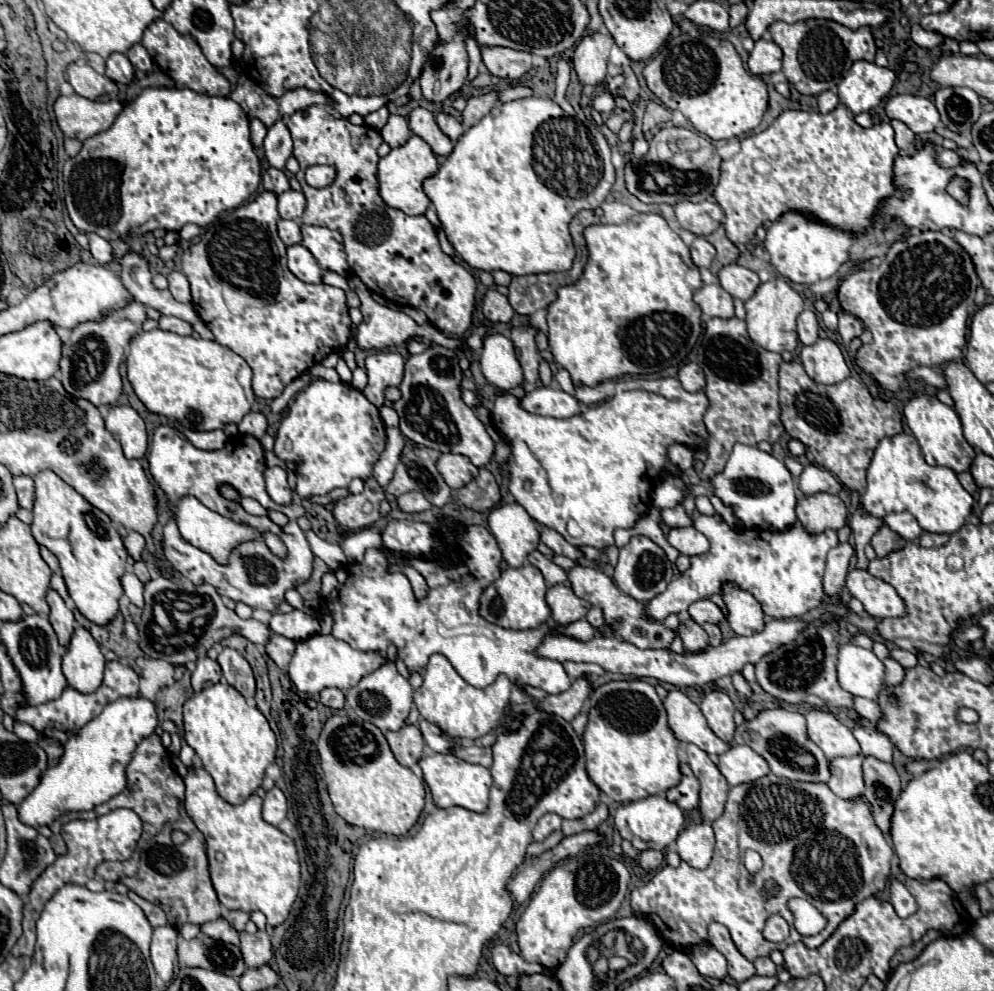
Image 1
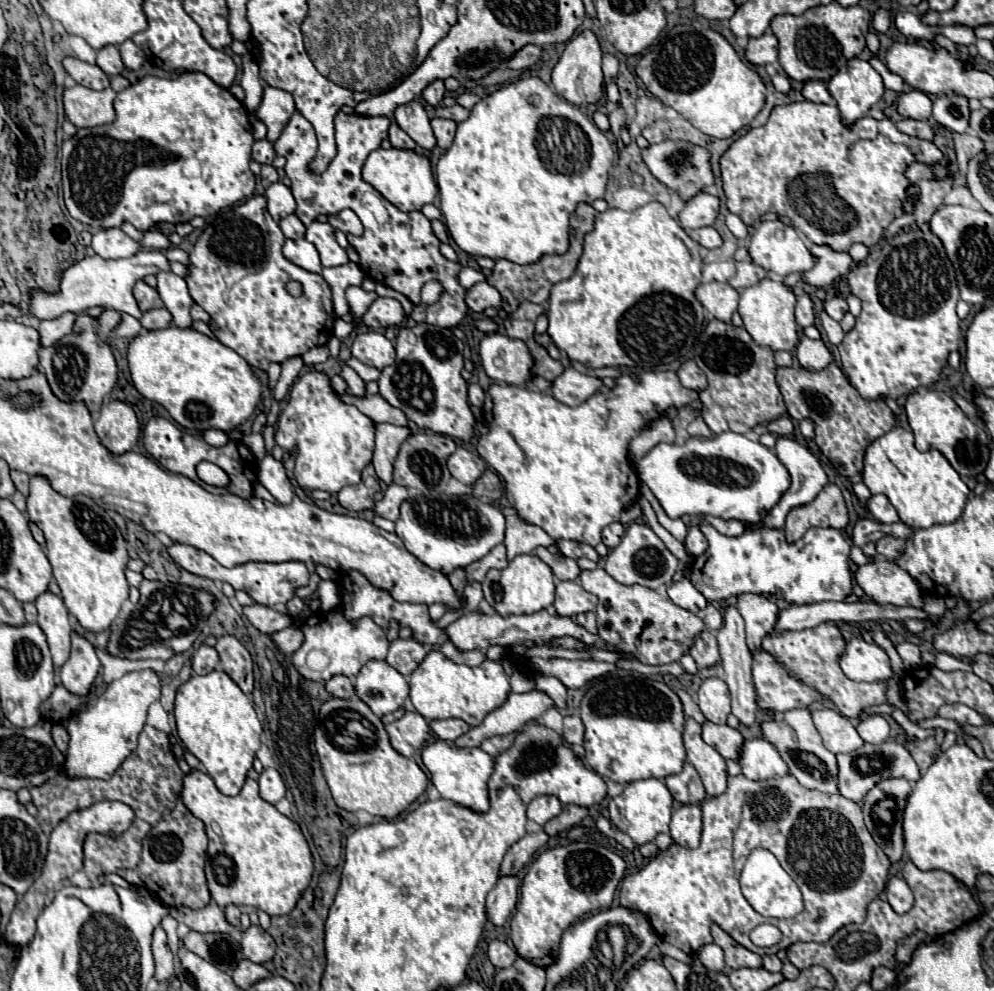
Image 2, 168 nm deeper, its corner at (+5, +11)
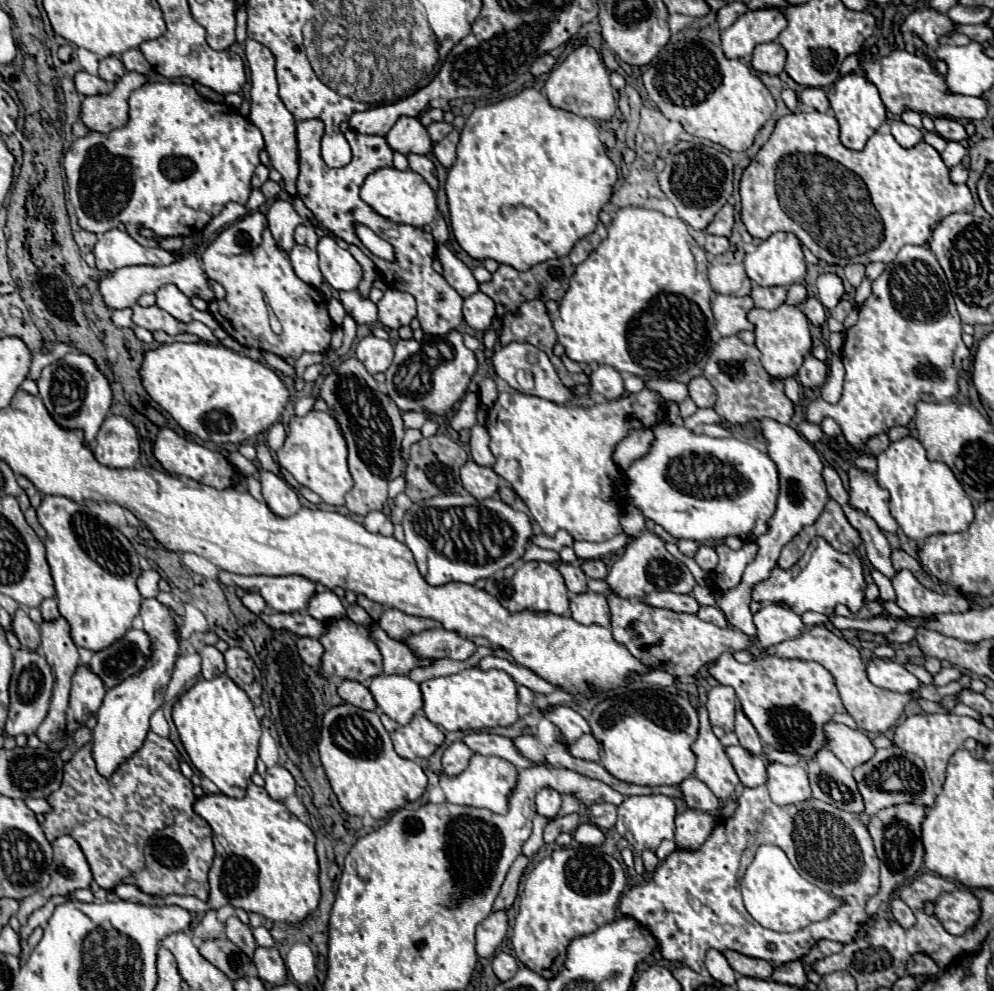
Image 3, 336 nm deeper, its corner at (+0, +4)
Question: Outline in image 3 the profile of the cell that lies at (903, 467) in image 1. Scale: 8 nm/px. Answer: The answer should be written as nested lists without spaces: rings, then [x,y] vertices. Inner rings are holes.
[[[906,436],[892,442],[882,454],[878,454],[876,460],[878,486],[890,492],[890,512],[910,540],[968,530],[974,520],[974,508],[968,494],[944,462],[932,462],[926,458],[924,448],[916,438]]]

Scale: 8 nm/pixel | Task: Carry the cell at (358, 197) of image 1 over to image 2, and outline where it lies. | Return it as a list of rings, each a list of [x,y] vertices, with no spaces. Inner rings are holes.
[[[295,113],[289,119],[287,127],[283,129],[281,137],[275,141],[273,149],[277,155],[287,159],[285,175],[291,179],[291,191],[297,201],[295,215],[305,225],[309,225],[311,221],[315,221],[319,213],[335,215],[341,209],[355,211],[365,227],[365,235],[363,237],[347,235],[347,239],[359,253],[359,265],[365,271],[365,275],[381,285],[387,285],[403,293],[413,305],[419,305],[421,301],[419,297],[421,287],[427,281],[437,279],[445,287],[445,293],[439,303],[425,307],[427,323],[435,327],[453,329],[467,315],[467,305],[463,301],[465,289],[457,283],[457,273],[461,265],[447,261],[439,253],[439,239],[433,235],[431,223],[421,211],[409,211],[409,213],[399,211],[361,177],[361,169],[367,155],[379,149],[381,141],[387,139],[389,125],[391,121],[387,117],[363,117],[355,113],[353,115],[337,113],[335,117],[337,155],[323,173],[313,173],[309,169],[309,163],[315,159],[315,153],[317,153],[317,139],[315,139],[313,125],[301,113]]]

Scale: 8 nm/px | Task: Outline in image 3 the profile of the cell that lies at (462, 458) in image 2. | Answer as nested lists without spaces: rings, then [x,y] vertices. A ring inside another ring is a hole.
[[[468,460],[462,470],[460,470],[460,476],[462,476],[462,484],[464,488],[476,498],[476,500],[484,500],[484,498],[490,498],[496,494],[498,490],[498,476],[492,468],[486,468],[486,466],[480,466],[476,464],[474,460]]]

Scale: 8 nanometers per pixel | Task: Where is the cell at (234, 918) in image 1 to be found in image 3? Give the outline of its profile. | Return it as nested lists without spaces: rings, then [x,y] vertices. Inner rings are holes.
[[[230,916],[226,920],[226,936],[228,936],[230,942],[234,942],[242,952],[246,952],[252,958],[252,952],[256,948],[256,942],[254,942],[254,936],[252,936],[250,926],[242,924],[238,916]]]

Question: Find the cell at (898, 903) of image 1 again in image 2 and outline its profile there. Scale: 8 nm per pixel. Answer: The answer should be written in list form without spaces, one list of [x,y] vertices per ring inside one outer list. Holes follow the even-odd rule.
[[[891,877],[887,881],[885,893],[887,893],[887,901],[895,913],[907,913],[913,907],[913,893],[903,879]]]

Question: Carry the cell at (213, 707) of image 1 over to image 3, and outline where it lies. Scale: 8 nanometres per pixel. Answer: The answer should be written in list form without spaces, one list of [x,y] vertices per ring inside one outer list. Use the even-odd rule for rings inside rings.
[[[226,674],[214,680],[200,678],[178,698],[172,718],[192,764],[210,778],[222,794],[230,798],[244,798],[250,776],[256,772],[258,740],[262,736],[260,720],[256,718],[254,704],[246,692]]]

